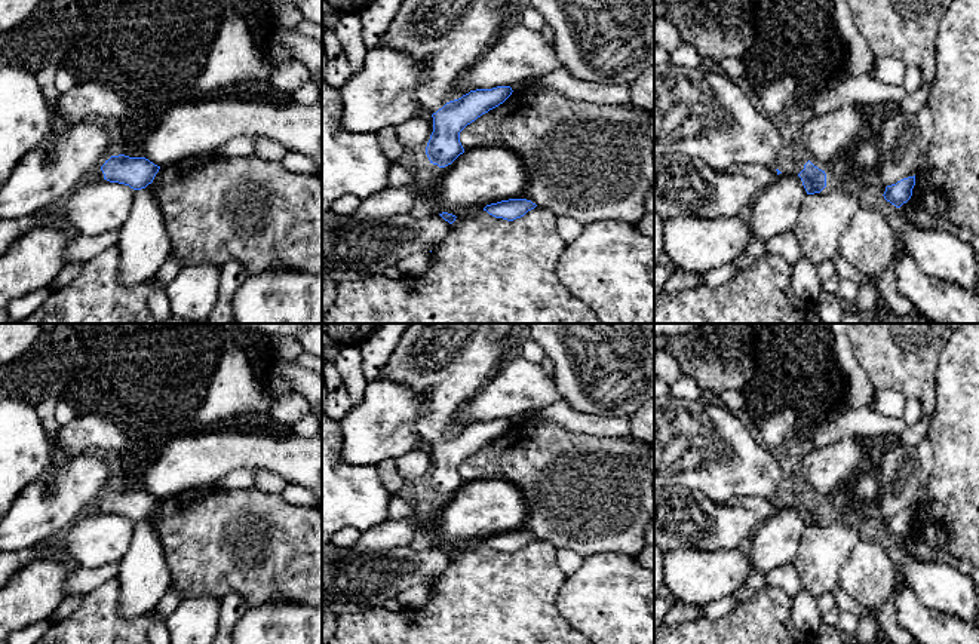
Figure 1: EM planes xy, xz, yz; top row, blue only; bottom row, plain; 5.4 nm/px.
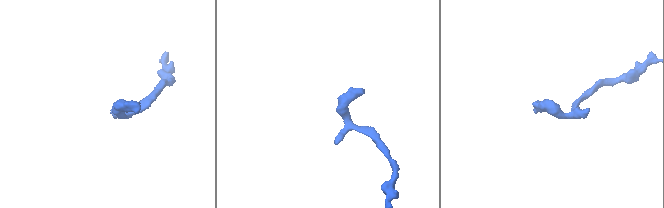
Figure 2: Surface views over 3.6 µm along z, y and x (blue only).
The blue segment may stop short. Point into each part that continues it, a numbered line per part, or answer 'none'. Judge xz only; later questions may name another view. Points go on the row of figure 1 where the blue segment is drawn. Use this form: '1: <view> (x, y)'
1: xz (448, 36)

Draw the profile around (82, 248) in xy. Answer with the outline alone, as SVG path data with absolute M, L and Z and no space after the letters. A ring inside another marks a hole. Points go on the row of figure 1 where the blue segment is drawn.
M108 231L105 234L90 237L83 234L76 234L67 251L65 251L65 263L88 263L102 251L116 246L119 236L114 231Z

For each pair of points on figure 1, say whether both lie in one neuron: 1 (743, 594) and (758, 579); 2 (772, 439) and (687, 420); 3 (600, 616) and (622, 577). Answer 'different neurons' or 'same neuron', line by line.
1: same neuron
2: different neurons
3: same neuron

